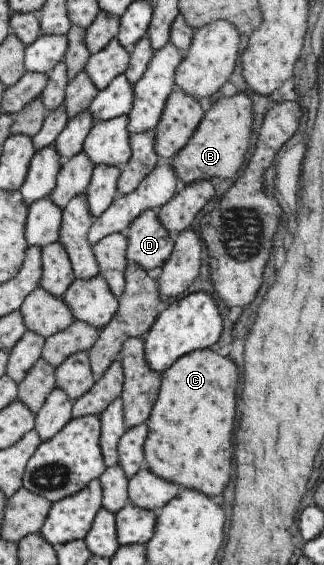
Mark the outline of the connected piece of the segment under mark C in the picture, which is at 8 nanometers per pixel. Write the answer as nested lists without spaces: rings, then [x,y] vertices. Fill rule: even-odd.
[[[208,349],[193,350],[161,373],[161,385],[143,444],[144,468],[182,488],[218,496],[230,480],[232,428],[238,370],[230,358]]]

